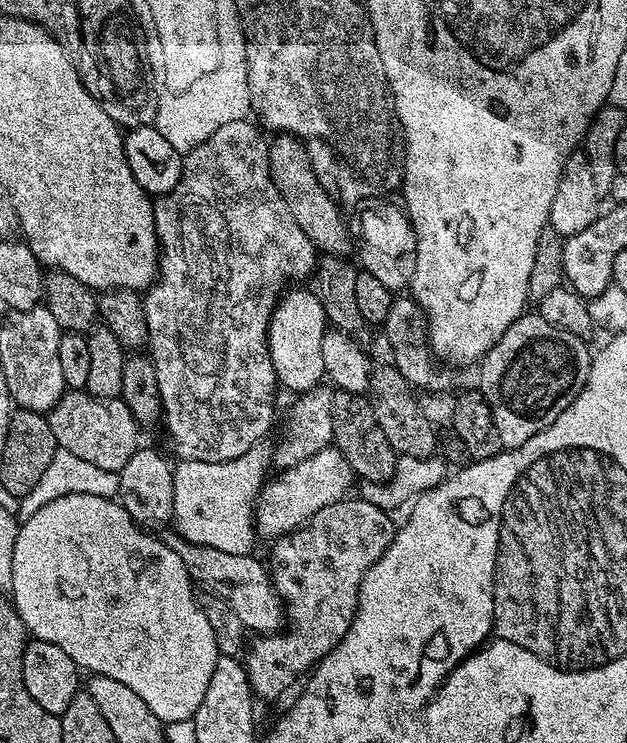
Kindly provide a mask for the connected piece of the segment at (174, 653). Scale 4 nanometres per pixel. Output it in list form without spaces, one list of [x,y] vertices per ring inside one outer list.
[[[70,494],[53,500],[42,506],[41,510],[21,523],[18,529],[16,546],[13,554],[13,568],[11,570],[12,585],[10,596],[23,624],[27,626],[29,633],[40,641],[51,642],[59,646],[70,658],[74,659],[77,669],[97,676],[114,678],[114,682],[122,682],[122,686],[130,686],[150,710],[165,725],[170,722],[182,722],[191,720],[196,715],[198,706],[202,702],[202,694],[206,694],[206,686],[210,686],[210,674],[214,674],[216,665],[216,643],[214,642],[214,630],[210,630],[210,622],[206,622],[206,614],[200,609],[197,593],[192,593],[194,581],[188,574],[188,567],[170,550],[170,546],[164,544],[163,539],[151,536],[143,532],[134,524],[131,516],[118,504],[115,499],[90,495]]]

